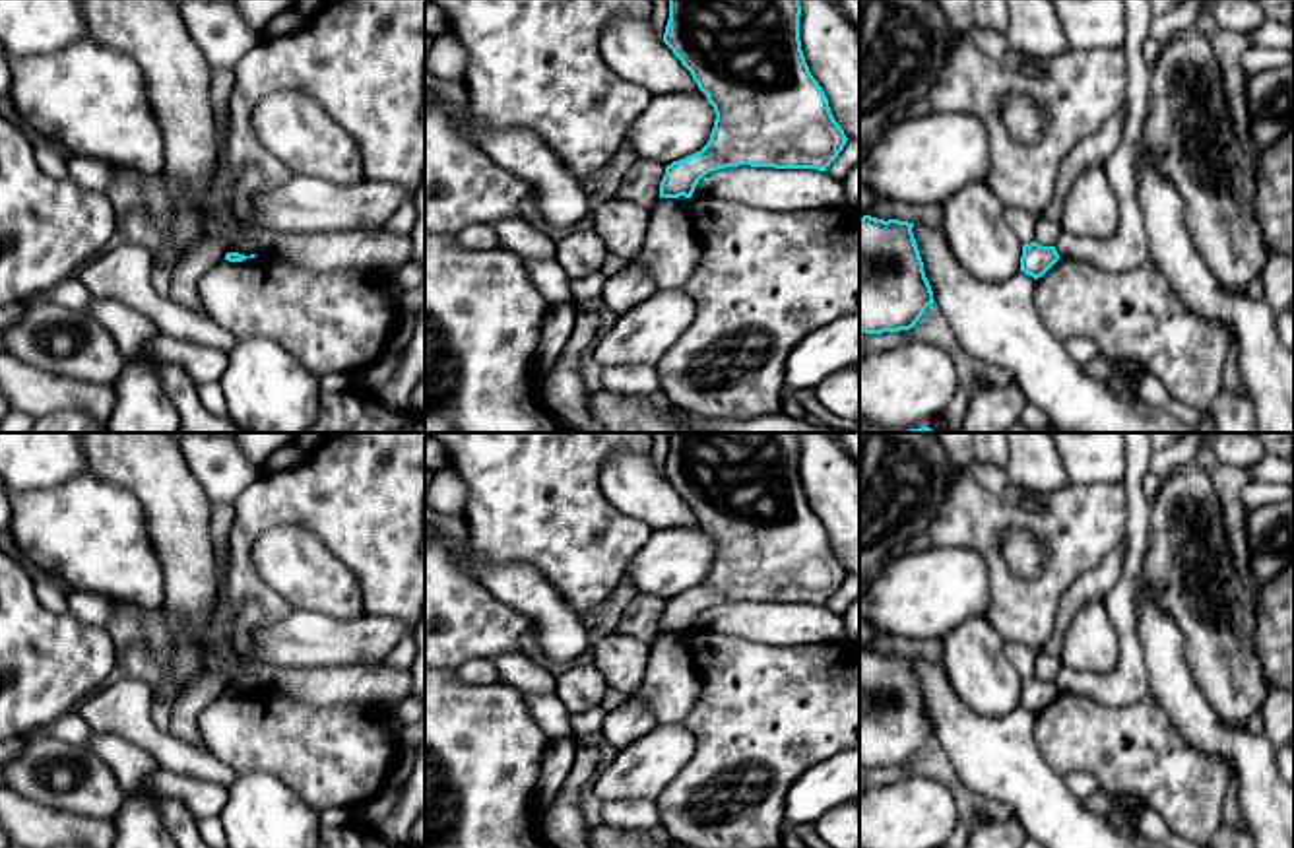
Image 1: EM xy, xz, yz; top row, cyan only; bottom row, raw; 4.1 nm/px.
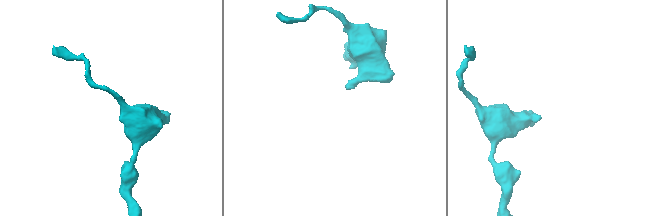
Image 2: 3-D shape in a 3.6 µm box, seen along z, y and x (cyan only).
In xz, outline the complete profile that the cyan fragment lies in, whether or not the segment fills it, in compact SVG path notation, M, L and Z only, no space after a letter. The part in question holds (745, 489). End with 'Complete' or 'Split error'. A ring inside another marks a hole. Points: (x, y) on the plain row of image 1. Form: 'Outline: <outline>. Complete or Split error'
Outline: M669 433L663 477L691 506L716 555L700 586L665 602L660 633L691 633L704 609L726 602L826 605L838 592L848 572L805 497L799 450L799 433Z. Complete

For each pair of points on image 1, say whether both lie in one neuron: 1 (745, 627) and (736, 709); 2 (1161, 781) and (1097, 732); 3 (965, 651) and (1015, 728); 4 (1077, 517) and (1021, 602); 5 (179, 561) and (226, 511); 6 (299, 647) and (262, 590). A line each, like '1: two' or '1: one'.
1: two
2: one
3: two
4: one
5: two
6: two

